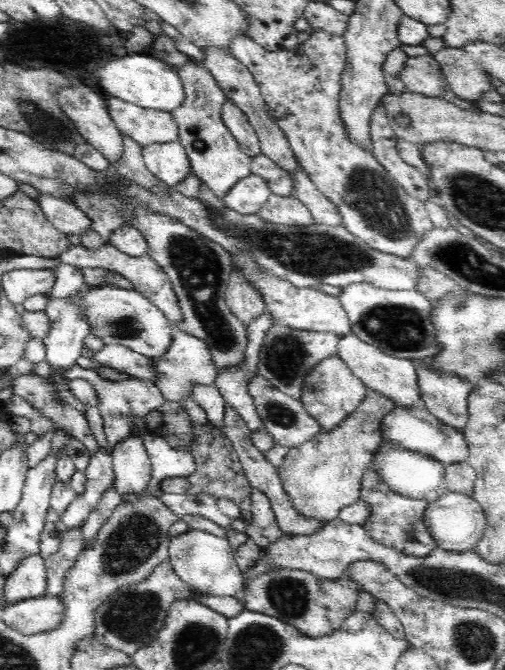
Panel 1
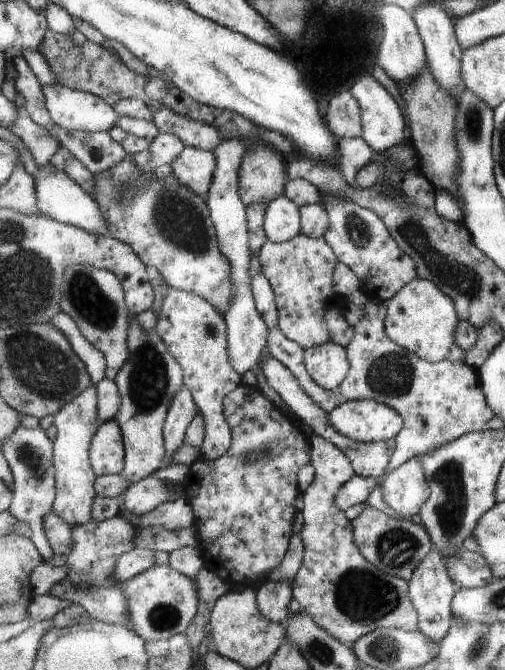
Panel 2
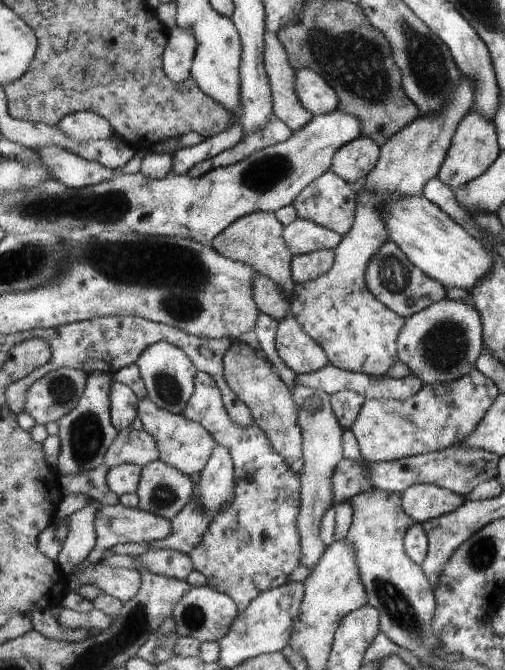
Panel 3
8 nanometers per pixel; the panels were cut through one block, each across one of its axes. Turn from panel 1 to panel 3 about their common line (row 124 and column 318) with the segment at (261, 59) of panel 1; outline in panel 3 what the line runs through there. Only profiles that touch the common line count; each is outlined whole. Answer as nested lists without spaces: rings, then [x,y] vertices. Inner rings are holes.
[[[462,74],[454,94],[440,109],[439,115],[421,115],[405,129],[395,133],[383,146],[378,165],[366,176],[364,187],[355,187],[358,193],[358,208],[353,228],[343,237],[336,248],[334,268],[317,280],[295,284],[291,314],[299,321],[311,338],[325,350],[334,367],[384,377],[397,360],[398,338],[406,323],[385,306],[370,291],[367,269],[373,257],[391,241],[387,225],[380,209],[388,199],[395,201],[402,197],[423,197],[424,188],[430,180],[437,179],[443,163],[450,152],[456,130],[462,118],[474,108],[474,87],[470,79]]]

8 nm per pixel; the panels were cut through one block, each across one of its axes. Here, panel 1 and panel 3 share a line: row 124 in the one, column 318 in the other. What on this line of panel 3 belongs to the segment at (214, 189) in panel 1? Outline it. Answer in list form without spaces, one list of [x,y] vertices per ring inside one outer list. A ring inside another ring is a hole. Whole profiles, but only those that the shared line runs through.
[[[329,170],[321,178],[312,182],[292,204],[297,209],[299,219],[317,223],[340,235],[347,236],[353,228],[358,208],[358,196],[355,187]]]

